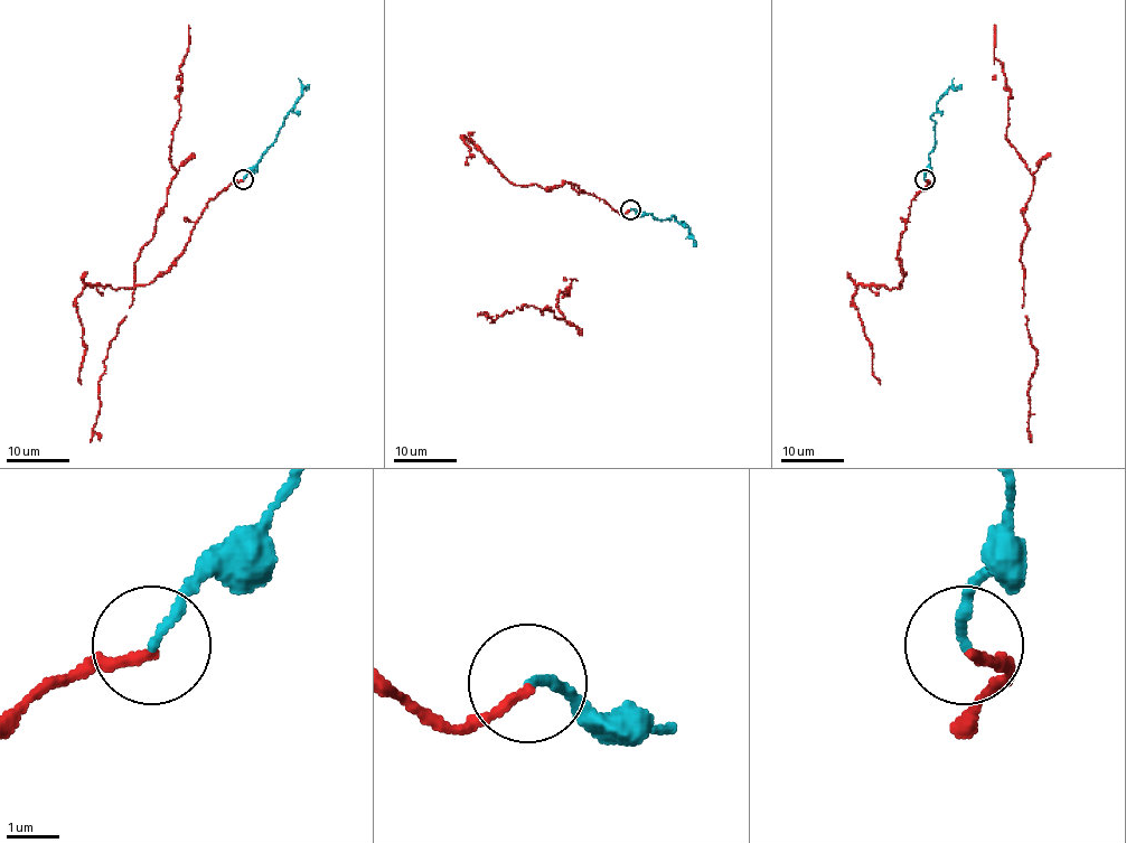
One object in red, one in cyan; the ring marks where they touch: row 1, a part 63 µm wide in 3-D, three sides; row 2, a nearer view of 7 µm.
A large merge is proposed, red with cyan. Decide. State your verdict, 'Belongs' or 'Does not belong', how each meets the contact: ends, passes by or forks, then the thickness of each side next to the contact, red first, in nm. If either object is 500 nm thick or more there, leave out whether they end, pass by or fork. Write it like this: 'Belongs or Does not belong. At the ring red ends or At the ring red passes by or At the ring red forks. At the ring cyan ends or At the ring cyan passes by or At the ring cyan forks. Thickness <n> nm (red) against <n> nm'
Belongs. At the ring red ends. At the ring cyan ends. Thickness 160 nm (red) against 190 nm

